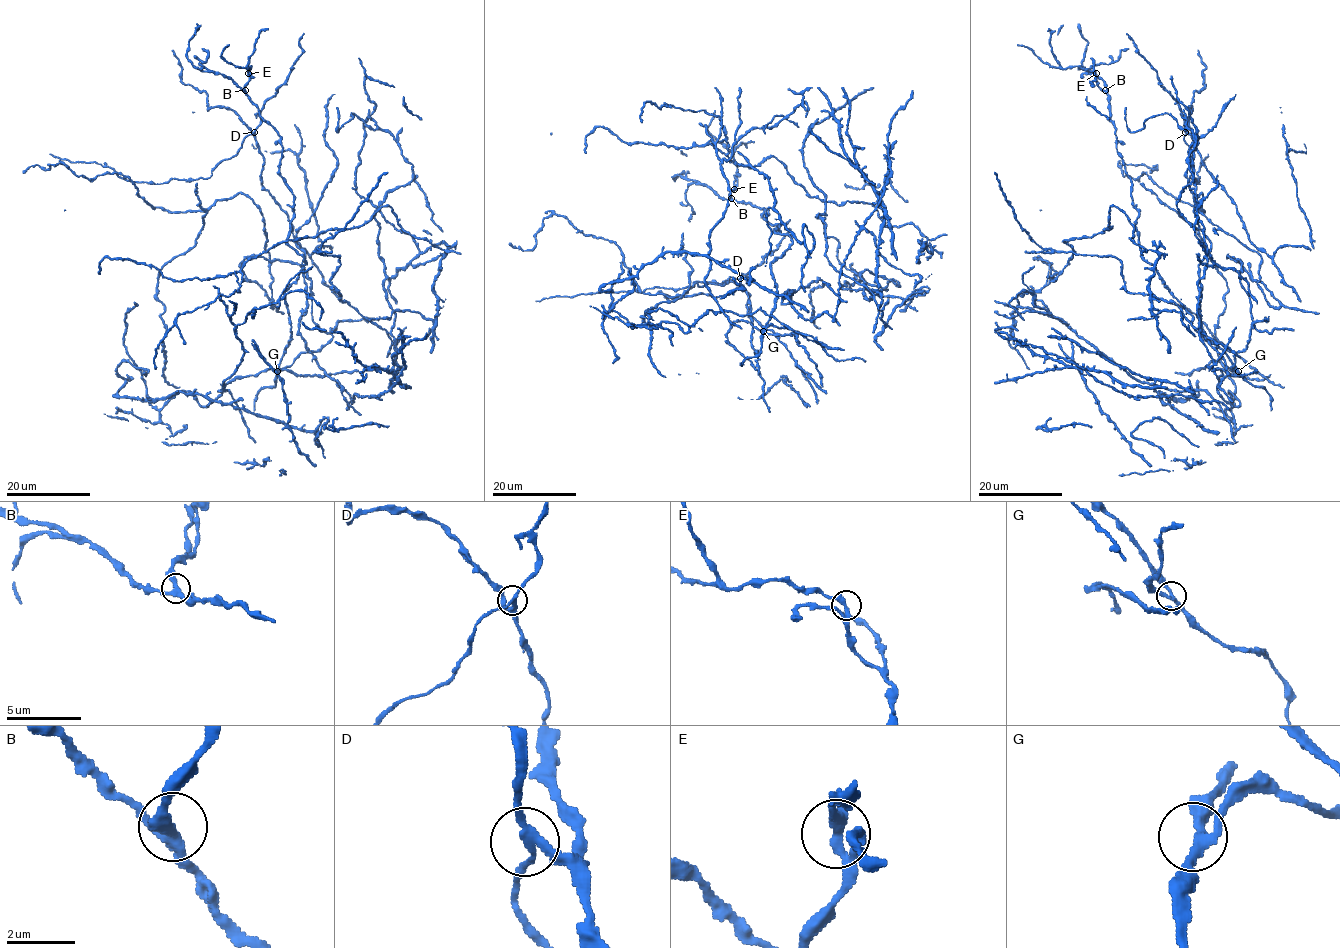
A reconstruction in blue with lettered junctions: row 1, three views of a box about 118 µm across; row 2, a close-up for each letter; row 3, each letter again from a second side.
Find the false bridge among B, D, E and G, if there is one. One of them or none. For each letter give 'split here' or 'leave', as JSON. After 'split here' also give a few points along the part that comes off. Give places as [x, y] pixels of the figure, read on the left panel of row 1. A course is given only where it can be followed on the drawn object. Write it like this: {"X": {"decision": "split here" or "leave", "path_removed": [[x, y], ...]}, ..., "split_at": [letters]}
{"B": {"decision": "leave"}, "D": {"decision": "split here", "path_removed": [[253, 132], [209, 177], [171, 178], [160, 184], [126, 181], [94, 162], [69, 162], [49, 154]]}, "E": {"decision": "leave"}, "G": {"decision": "leave"}, "split_at": ["D"]}

